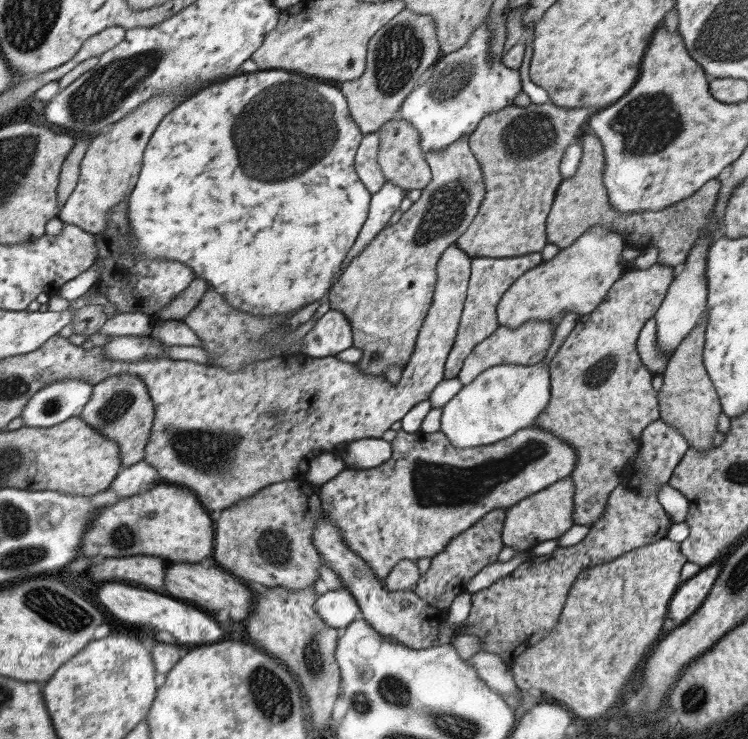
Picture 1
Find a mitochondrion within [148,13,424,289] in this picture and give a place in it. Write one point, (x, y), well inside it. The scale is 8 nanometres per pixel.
(286, 128)

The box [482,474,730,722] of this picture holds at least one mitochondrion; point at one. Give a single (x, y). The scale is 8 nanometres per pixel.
(694, 697)

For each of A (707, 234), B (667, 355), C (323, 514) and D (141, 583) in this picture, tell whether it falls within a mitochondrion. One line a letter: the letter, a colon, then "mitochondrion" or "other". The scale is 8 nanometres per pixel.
A: other
B: other
C: other
D: other

